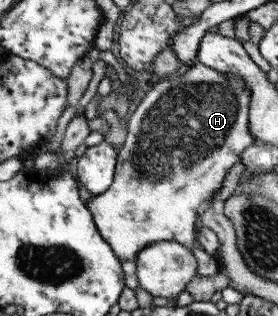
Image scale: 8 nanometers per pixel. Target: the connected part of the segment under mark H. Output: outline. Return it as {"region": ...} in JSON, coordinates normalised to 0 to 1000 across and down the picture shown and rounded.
{"region":[[[694,193],[658,234],[612,241],[583,266],[568,259],[561,266],[522,266],[522,285],[514,291],[511,316],[496,326],[478,364],[457,383],[450,446],[432,459],[432,472],[424,472],[414,500],[417,513],[403,579],[360,614],[320,617],[299,611],[299,636],[306,639],[309,661],[324,668],[320,674],[327,677],[338,722],[360,741],[360,750],[396,775],[396,788],[403,788],[410,807],[424,813],[432,829],[482,823],[489,801],[518,788],[525,775],[568,763],[633,763],[647,775],[683,788],[683,797],[698,807],[698,823],[705,823],[705,864],[712,870],[748,873],[773,867],[784,861],[773,813],[748,807],[730,788],[701,778],[698,750],[712,725],[712,674],[723,665],[723,652],[752,633],[777,608],[777,598],[795,592],[791,579],[799,579],[806,557],[842,516],[860,513],[860,497],[881,481],[885,465],[917,456],[921,440],[899,427],[899,411],[888,408],[888,348],[899,313],[896,285],[878,272],[878,263],[856,237],[842,237],[842,231],[784,231],[784,225],[770,225],[770,218],[755,218],[755,212],[741,212],[741,206],[727,206],[712,193]]]}

